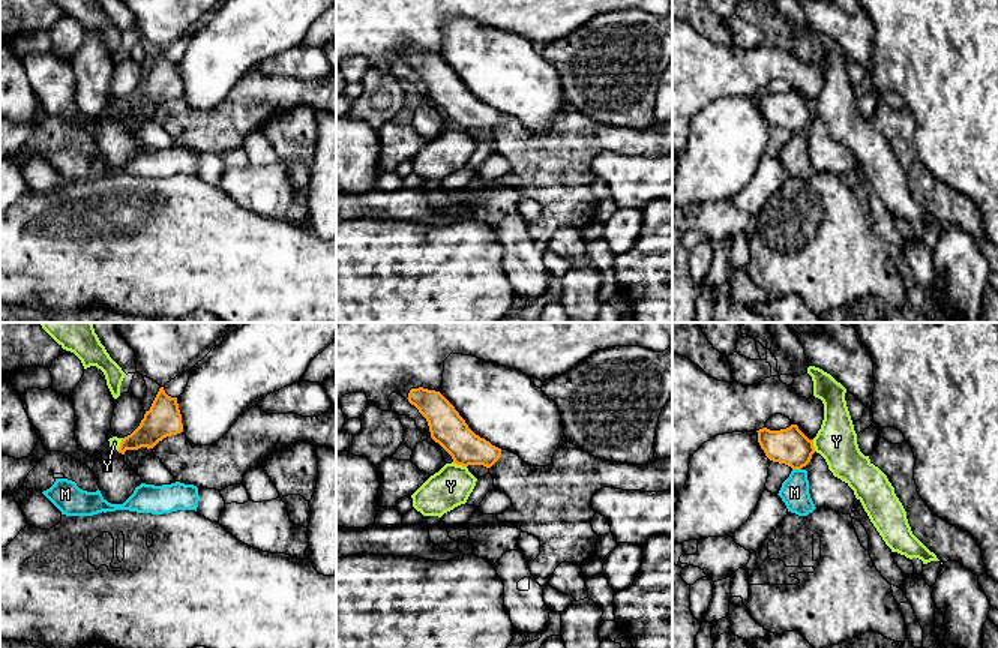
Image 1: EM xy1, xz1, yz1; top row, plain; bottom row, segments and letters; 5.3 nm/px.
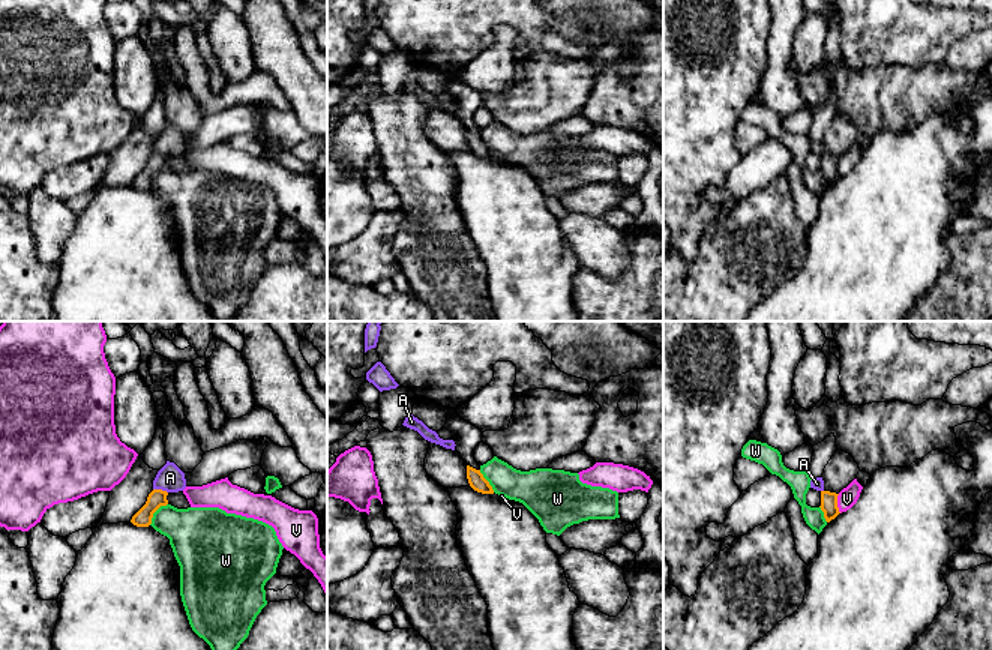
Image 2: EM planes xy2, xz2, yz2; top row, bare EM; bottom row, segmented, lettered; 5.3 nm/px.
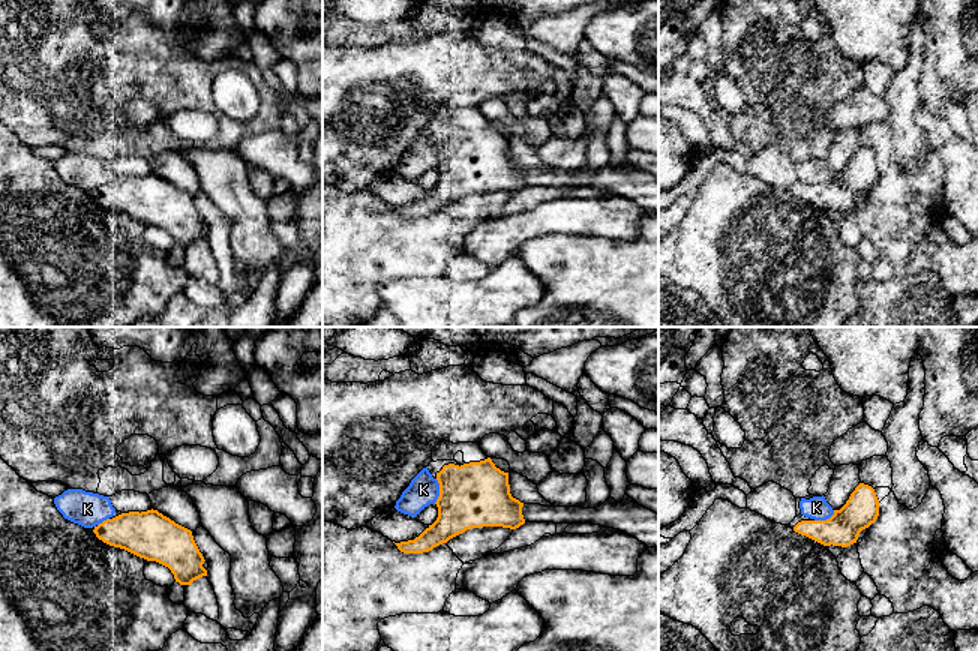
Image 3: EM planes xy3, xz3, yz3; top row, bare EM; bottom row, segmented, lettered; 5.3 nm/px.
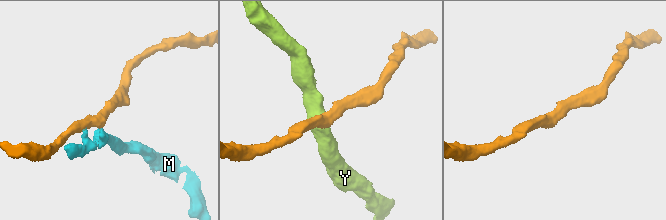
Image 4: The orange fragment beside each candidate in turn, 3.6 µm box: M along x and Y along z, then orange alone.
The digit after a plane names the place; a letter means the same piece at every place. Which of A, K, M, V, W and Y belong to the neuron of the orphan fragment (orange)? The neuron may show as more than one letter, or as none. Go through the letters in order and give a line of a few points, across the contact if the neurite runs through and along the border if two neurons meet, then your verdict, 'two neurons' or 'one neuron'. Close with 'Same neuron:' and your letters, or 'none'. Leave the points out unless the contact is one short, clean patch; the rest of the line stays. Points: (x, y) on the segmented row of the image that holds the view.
A: line xy2 (153, 488), (161, 488), (167, 493); two neurons
K: two neurons
M: two neurons
V: line yz2 (838, 494), (838, 509), (841, 512); two neurons
W: line xy2 (167, 503), (153, 514), (149, 524); two neurons
Y: line xz1 (452, 462), (465, 467); two neurons
Same neuron: none

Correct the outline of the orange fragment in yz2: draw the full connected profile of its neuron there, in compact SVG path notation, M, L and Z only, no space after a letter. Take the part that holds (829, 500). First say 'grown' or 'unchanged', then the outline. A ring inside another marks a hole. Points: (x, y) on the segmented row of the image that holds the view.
unchanged; M821 491L821 510L824 512L824 518L827 522L834 519L840 512L837 507L837 495L836 492Z

